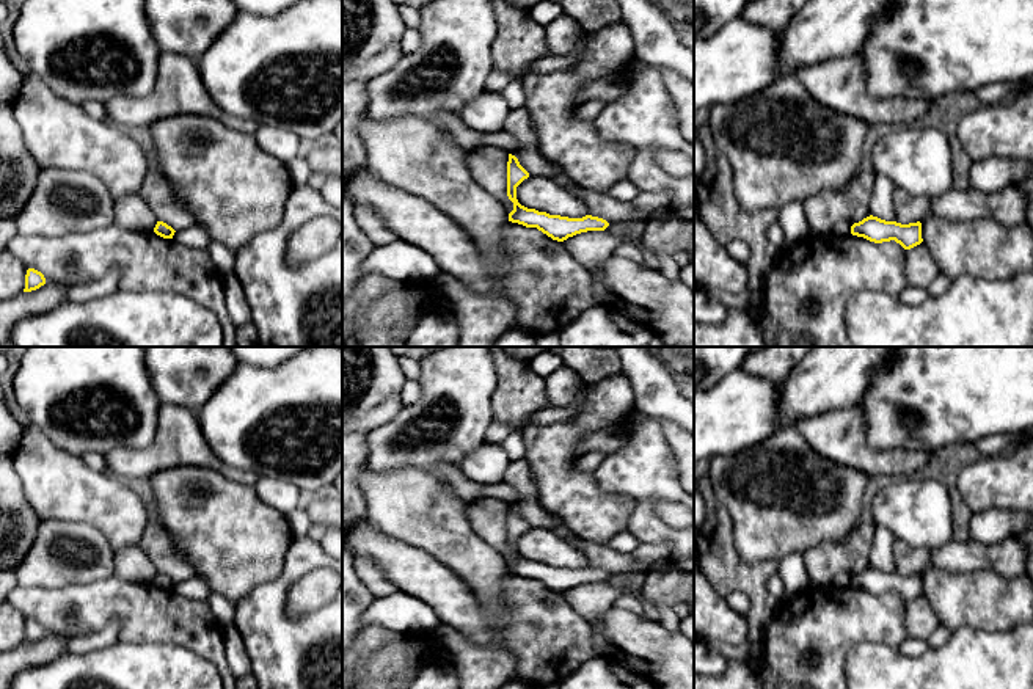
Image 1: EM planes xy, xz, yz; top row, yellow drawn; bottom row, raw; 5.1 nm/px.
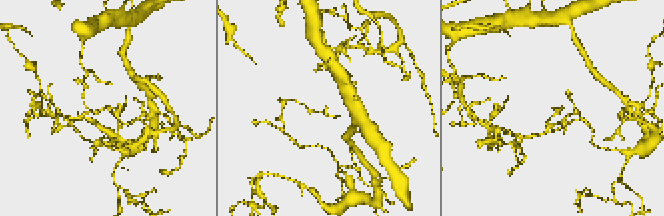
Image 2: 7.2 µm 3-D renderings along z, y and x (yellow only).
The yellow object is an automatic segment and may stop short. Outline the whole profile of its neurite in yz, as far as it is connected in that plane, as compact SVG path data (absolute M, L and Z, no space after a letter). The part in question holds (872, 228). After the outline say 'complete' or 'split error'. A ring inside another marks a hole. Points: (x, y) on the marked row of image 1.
M873 215L854 223L851 226L851 234L874 243L895 240L904 250L911 250L923 242L920 221L901 224L896 221L885 221Z; complete

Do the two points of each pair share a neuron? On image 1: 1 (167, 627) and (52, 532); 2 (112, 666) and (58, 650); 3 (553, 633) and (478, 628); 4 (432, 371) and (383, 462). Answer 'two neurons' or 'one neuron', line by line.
1: two neurons
2: two neurons
3: one neuron
4: one neuron

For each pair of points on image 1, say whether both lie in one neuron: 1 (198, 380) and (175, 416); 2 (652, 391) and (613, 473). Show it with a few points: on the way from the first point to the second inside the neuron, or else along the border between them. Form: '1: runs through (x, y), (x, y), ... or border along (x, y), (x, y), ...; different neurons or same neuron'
1: border along (162, 402), (184, 405), (195, 411); different neurons
2: border along (633, 405), (655, 419); different neurons

